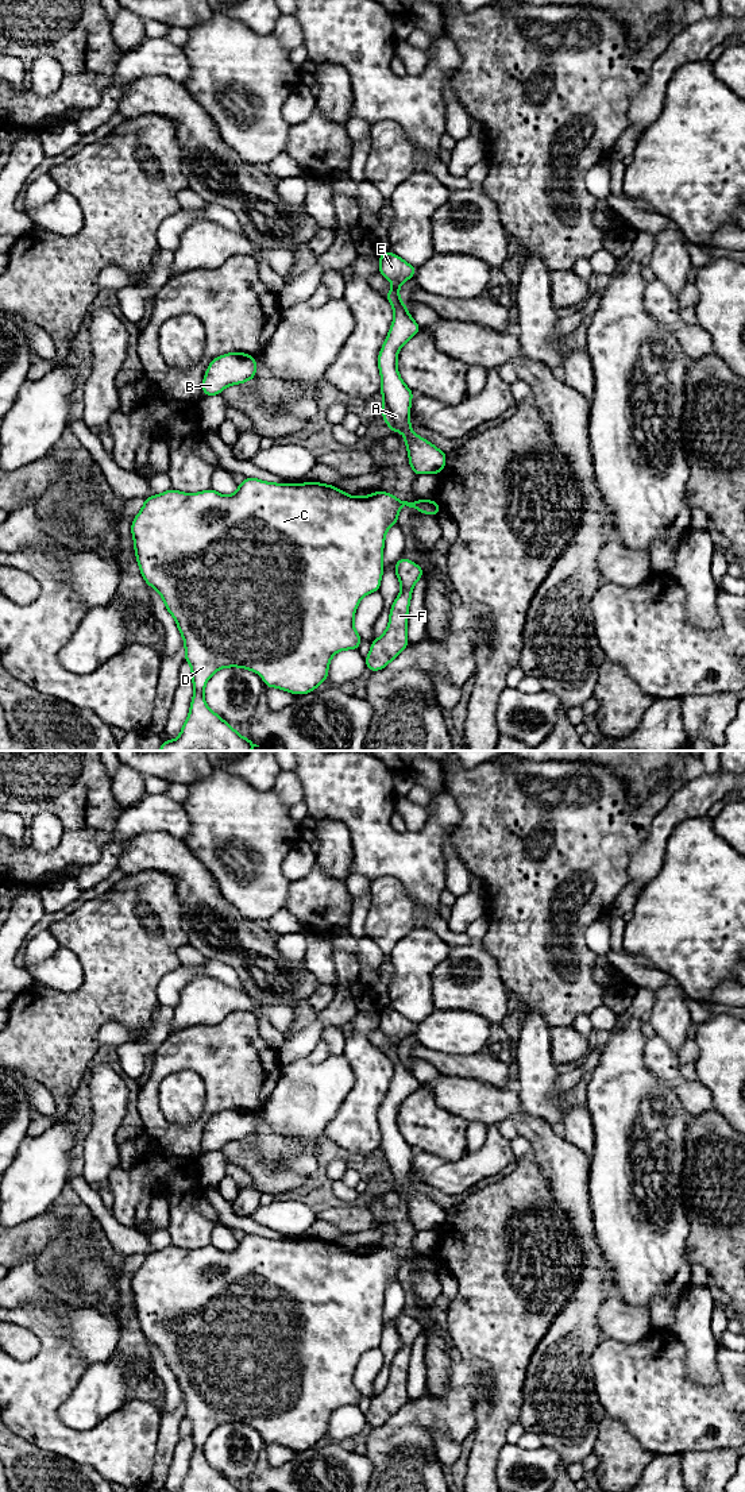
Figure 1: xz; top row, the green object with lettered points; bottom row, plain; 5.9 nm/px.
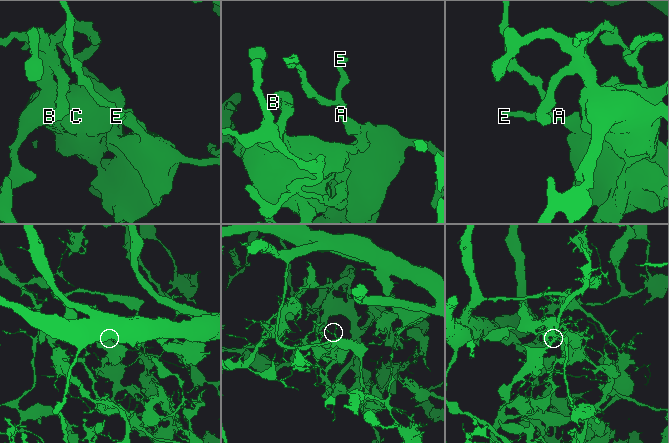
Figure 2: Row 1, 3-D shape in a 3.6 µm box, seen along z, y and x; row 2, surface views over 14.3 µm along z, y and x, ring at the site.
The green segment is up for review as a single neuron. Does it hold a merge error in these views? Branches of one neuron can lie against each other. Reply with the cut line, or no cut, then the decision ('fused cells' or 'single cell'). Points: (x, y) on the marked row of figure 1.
cut xz (435, 500), (436, 504); fused cells

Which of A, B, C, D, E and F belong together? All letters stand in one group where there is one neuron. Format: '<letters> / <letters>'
A E F / B C D

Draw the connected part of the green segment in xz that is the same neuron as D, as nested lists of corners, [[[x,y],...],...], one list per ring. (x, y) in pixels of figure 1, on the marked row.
[[[246,478],[232,496],[213,489],[193,494],[170,489],[144,500],[131,525],[136,560],[146,583],[161,594],[167,612],[175,618],[194,686],[180,736],[163,740],[159,751],[251,751],[259,747],[240,736],[205,703],[205,685],[217,670],[242,667],[258,671],[266,687],[306,694],[328,679],[328,666],[336,652],[359,648],[362,637],[354,628],[354,616],[359,601],[379,590],[385,537],[390,525],[398,525],[402,505],[425,514],[440,513],[436,501],[408,502],[382,490],[355,497],[319,482],[292,485],[258,478]]]

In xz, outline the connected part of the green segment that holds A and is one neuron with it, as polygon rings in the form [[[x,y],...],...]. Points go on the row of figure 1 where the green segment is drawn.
[[[390,251],[381,252],[379,258],[379,273],[393,282],[386,298],[394,311],[390,331],[378,356],[382,378],[381,394],[383,397],[382,415],[385,424],[393,432],[405,435],[404,440],[409,452],[408,463],[414,474],[440,474],[447,462],[445,451],[412,432],[409,419],[413,392],[404,383],[397,369],[399,348],[421,329],[398,294],[399,286],[414,275],[416,267]]]

